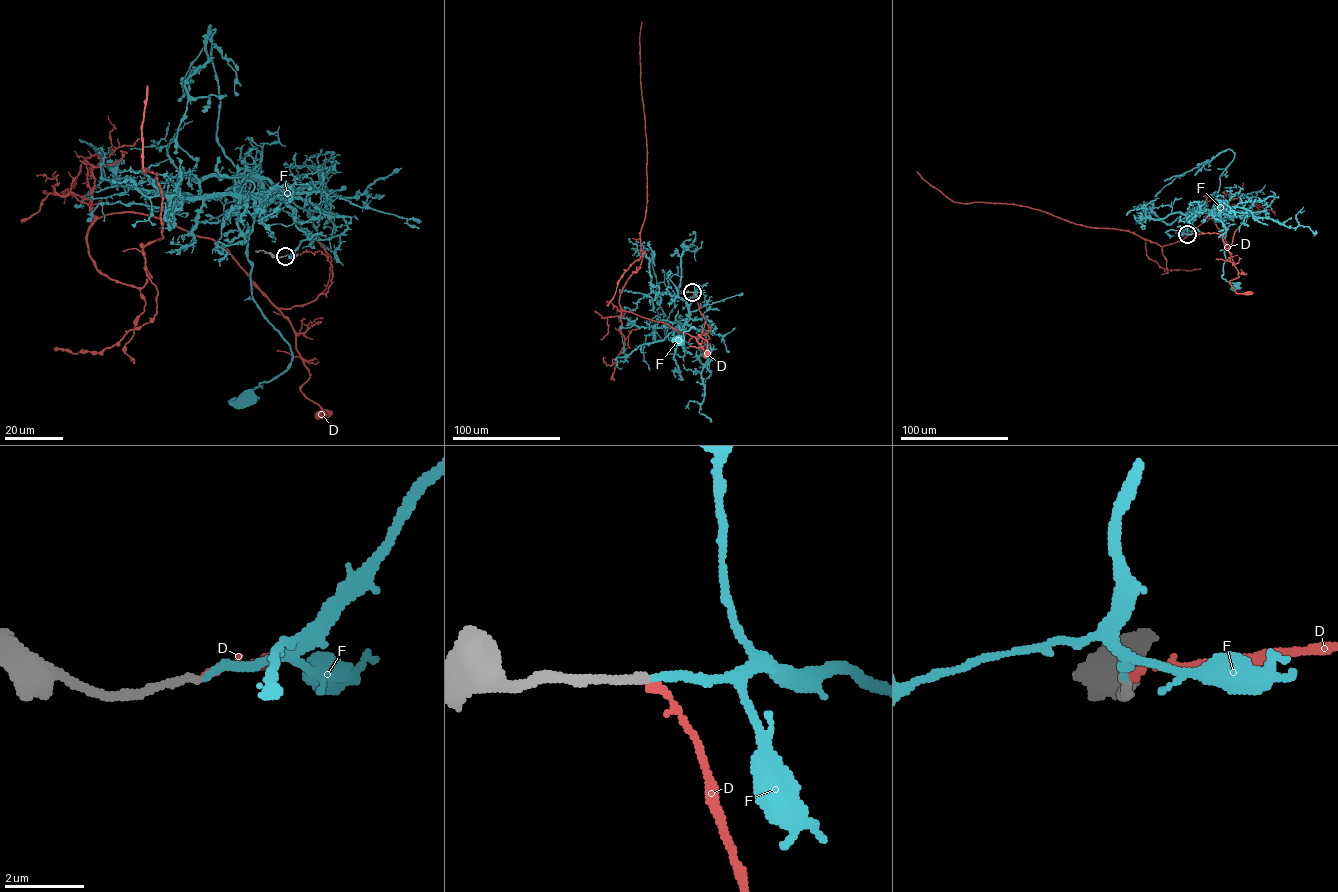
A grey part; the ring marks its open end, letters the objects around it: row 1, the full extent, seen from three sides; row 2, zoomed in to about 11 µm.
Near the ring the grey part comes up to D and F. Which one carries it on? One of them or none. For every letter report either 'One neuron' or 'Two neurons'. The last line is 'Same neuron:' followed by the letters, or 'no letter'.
D: Two neurons
F: One neuron
Same neuron: F

